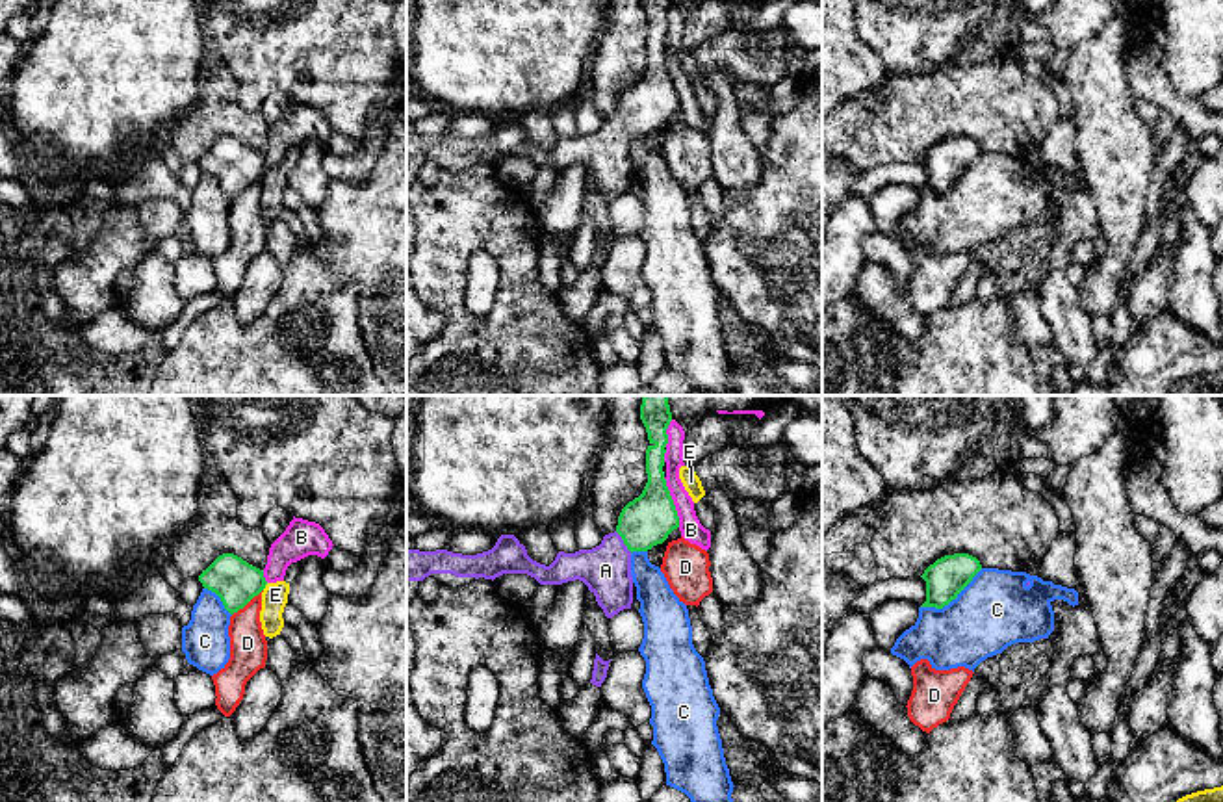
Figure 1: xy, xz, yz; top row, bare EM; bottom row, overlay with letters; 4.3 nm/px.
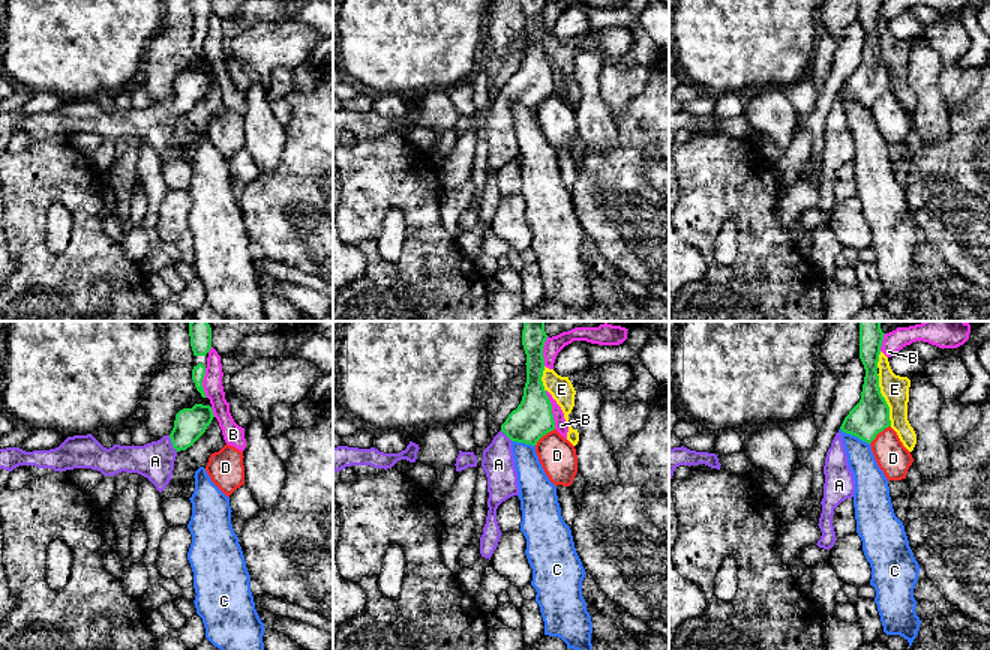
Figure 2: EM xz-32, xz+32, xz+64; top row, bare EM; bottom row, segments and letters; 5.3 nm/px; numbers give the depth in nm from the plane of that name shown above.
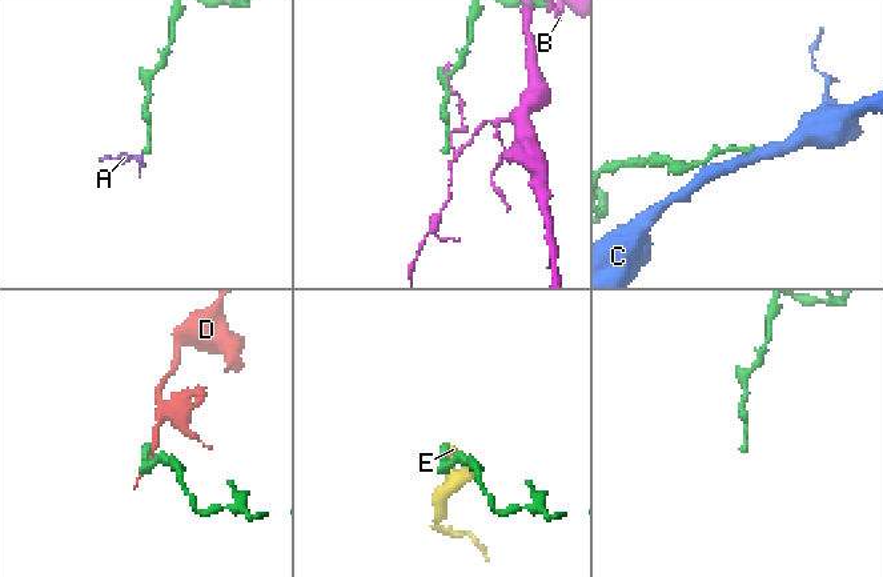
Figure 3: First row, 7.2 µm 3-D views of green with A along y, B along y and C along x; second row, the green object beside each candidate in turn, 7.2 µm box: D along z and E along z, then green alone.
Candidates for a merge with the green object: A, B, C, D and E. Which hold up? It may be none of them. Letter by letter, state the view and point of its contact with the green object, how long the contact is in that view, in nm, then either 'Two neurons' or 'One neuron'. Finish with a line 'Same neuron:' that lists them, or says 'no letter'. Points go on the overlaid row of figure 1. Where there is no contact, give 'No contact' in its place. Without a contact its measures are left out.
A: Touches green at xz (624, 543). Shared border 120 nm. One neuron
B: Touches green at xz (672, 502). Shared border 220 nm. Two neurons
C: Touches green at yz (952, 598). Shared border 320 nm. Two neurons
D: Touches green at xy (247, 602). Shared border 180 nm. Two neurons
E: Touches green at xy (264, 587). Shared border 40 nm. Two neurons
Same neuron: A

